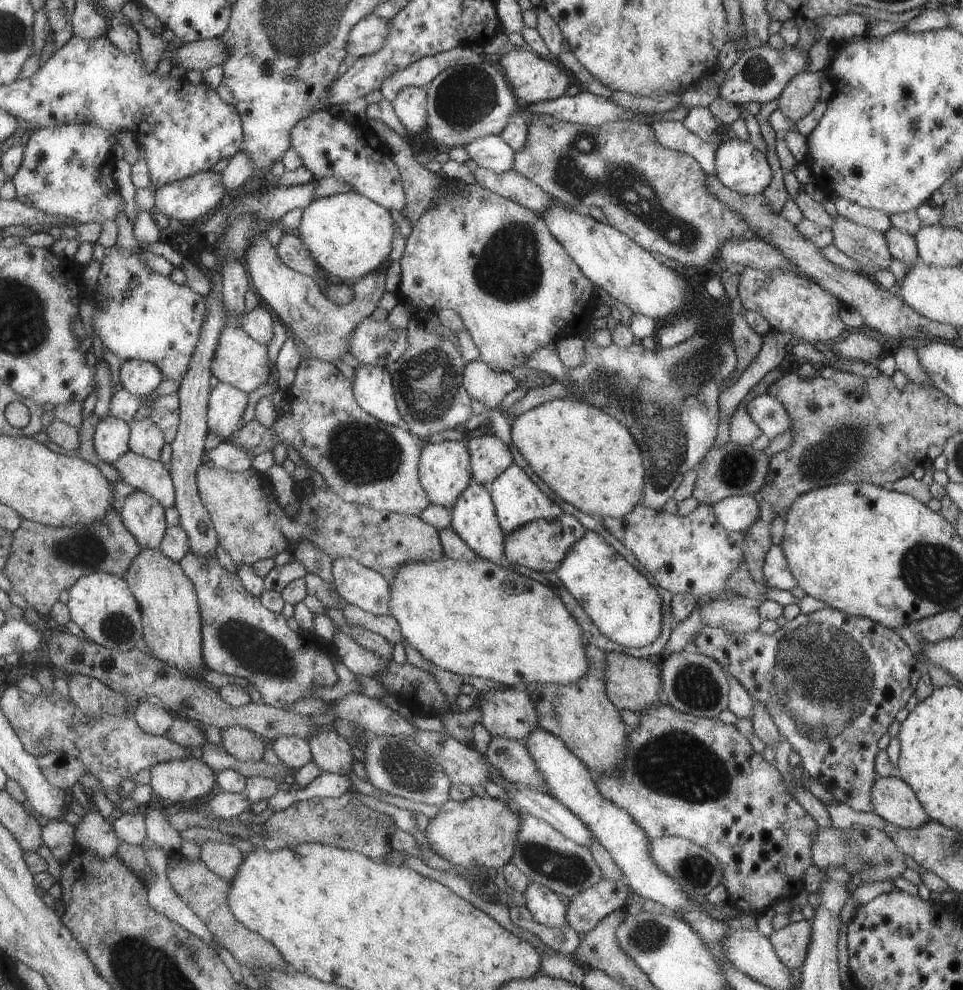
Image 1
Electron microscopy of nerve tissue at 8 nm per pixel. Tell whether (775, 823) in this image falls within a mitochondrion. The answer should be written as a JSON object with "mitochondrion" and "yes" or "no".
{"mitochondrion":"no"}

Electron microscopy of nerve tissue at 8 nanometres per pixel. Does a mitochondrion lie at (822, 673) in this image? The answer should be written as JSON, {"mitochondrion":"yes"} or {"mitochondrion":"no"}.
{"mitochondrion":"yes"}

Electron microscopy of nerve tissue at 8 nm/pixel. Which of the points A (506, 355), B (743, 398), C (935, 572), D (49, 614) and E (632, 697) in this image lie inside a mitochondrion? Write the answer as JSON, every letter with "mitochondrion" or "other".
{"A":"other","B":"other","C":"mitochondrion","D":"other","E":"other"}

